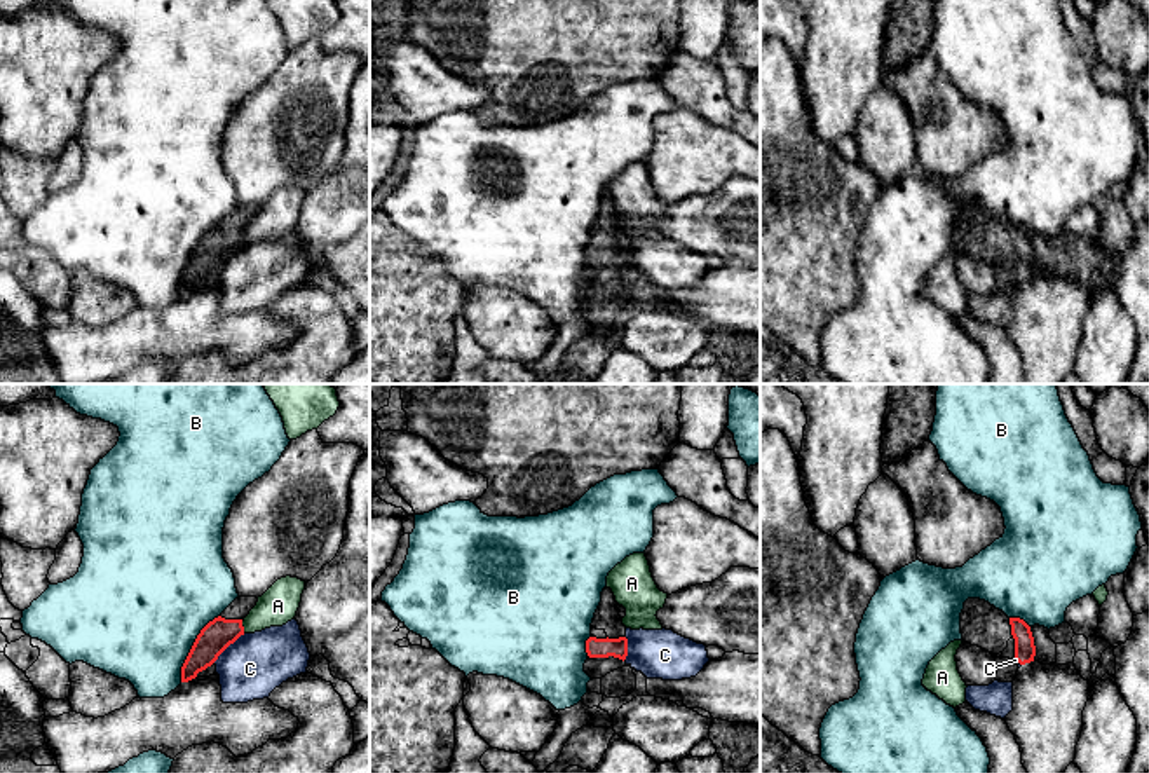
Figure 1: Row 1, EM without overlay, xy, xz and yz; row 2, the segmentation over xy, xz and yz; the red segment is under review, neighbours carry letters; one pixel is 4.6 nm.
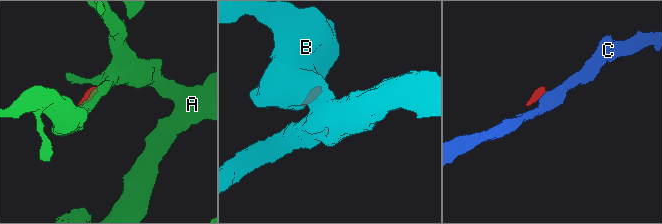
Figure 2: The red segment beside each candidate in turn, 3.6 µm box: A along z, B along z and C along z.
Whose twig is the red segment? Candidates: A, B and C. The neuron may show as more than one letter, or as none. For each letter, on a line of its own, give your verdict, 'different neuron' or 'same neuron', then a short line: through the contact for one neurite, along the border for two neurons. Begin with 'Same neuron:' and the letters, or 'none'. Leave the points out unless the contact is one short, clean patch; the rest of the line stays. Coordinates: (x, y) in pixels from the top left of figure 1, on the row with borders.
Same neuron: none
A: different neuron; line xy (241, 622), (244, 632)
B: different neuron; line xy (220, 615), (197, 636), (182, 667), (180, 681)
C: different neuron; line xy (244, 634), (213, 662)

